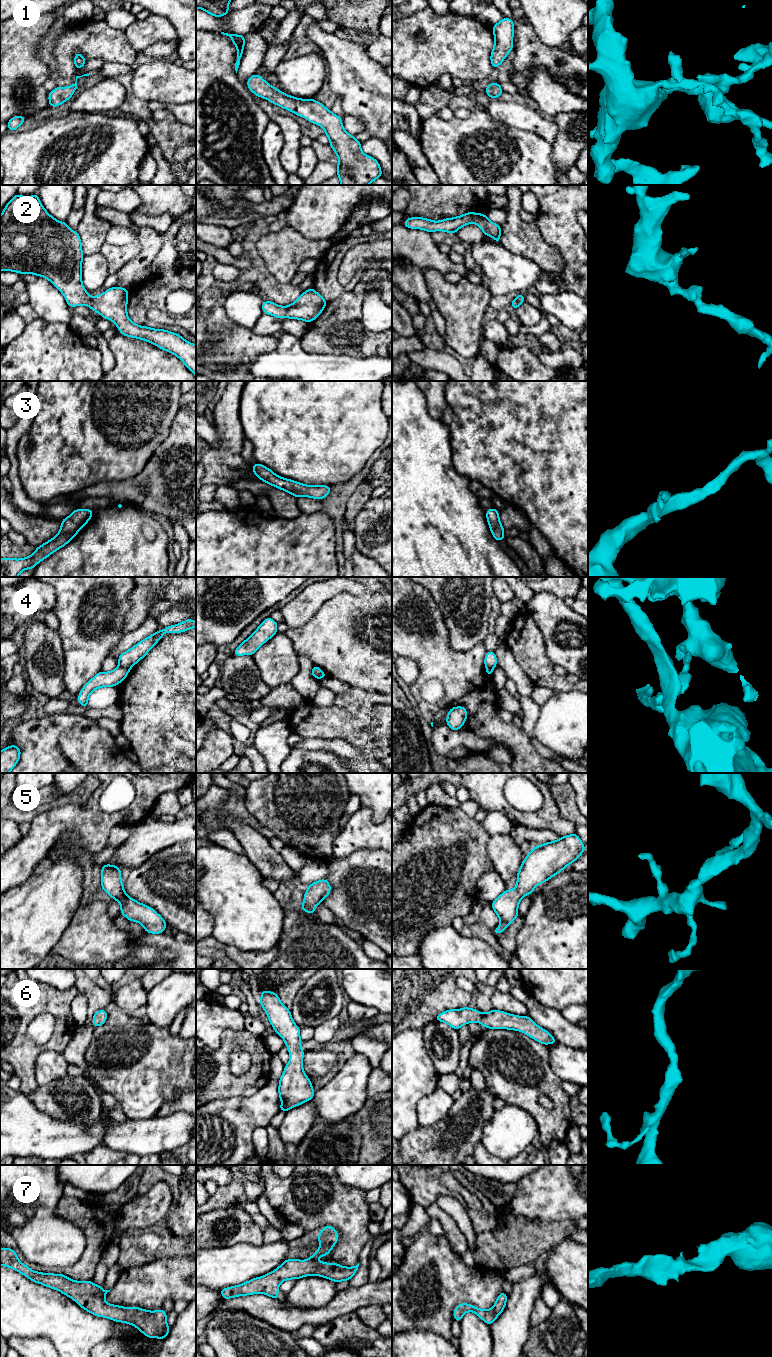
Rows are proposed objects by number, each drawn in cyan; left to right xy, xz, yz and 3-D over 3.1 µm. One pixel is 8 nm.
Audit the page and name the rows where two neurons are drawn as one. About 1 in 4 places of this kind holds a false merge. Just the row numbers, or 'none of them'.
4

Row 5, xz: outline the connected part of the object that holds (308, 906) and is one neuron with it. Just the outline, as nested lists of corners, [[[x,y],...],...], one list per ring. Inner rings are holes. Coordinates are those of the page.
[[[326,878],[309,884],[308,889],[304,893],[305,900],[301,904],[301,909],[306,913],[314,914],[317,904],[322,903],[331,890],[332,887]]]

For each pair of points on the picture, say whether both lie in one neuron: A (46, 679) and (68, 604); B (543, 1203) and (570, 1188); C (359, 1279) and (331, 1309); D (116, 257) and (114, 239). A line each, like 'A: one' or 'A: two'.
A: two
B: one
C: two
D: two

